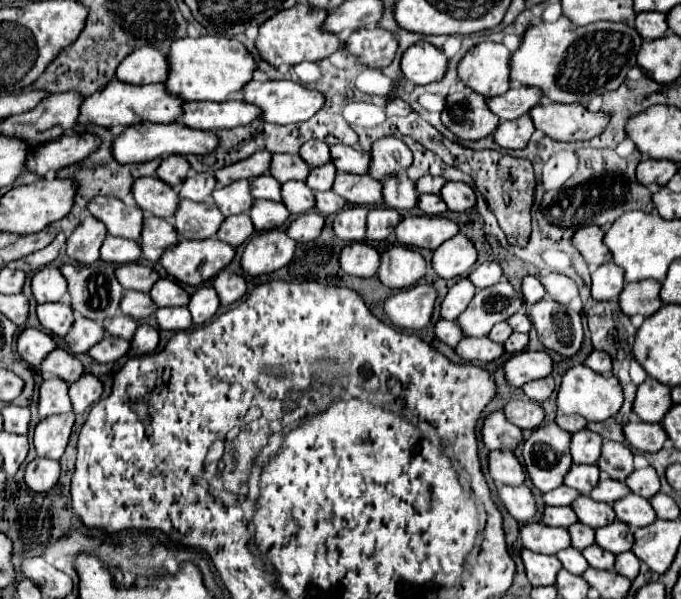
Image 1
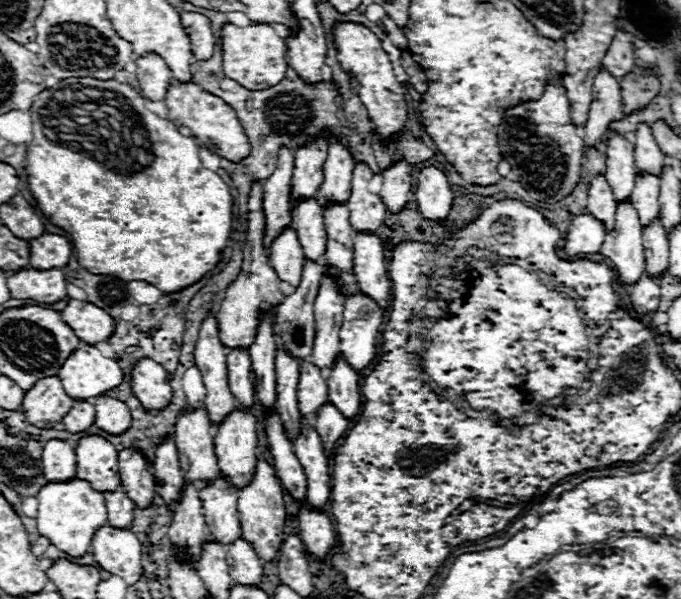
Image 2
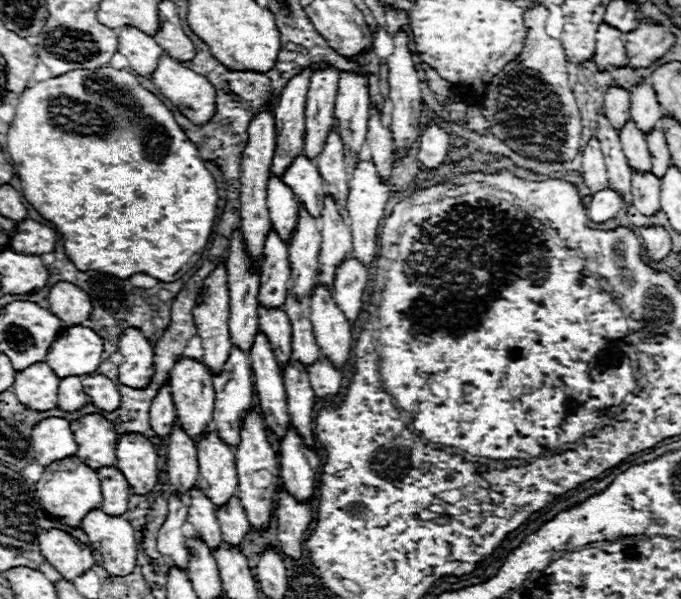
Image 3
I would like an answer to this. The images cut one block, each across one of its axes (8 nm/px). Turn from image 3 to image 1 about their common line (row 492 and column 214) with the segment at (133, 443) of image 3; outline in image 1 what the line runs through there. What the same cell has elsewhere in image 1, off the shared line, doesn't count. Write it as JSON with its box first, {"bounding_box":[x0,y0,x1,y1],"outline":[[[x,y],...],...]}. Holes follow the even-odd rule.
{"bounding_box":[110,122,218,164],"outline":[[[180,122],[170,124],[134,124],[130,128],[124,128],[118,136],[114,136],[110,152],[118,160],[118,164],[138,164],[138,162],[150,162],[154,158],[166,158],[170,154],[208,154],[216,148],[218,138],[214,132],[202,132],[186,128]]]}

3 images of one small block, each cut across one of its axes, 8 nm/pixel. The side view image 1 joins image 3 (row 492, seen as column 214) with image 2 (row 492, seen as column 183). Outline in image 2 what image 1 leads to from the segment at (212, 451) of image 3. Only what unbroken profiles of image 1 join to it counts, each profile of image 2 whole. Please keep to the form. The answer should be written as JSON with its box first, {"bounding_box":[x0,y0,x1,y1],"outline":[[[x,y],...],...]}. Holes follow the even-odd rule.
{"bounding_box":[200,476,242,542],"outline":[[[218,476],[212,486],[200,490],[200,502],[204,506],[204,522],[210,530],[214,542],[236,542],[242,536],[238,510],[236,510],[238,490]]]}

